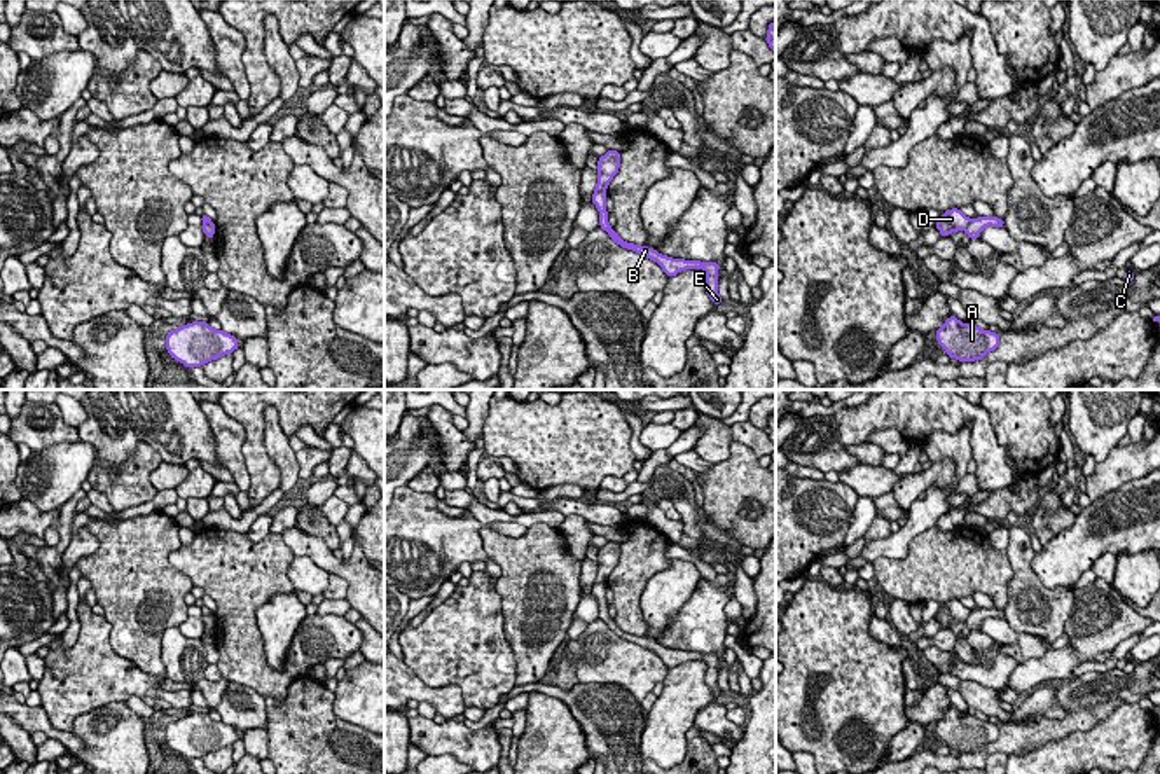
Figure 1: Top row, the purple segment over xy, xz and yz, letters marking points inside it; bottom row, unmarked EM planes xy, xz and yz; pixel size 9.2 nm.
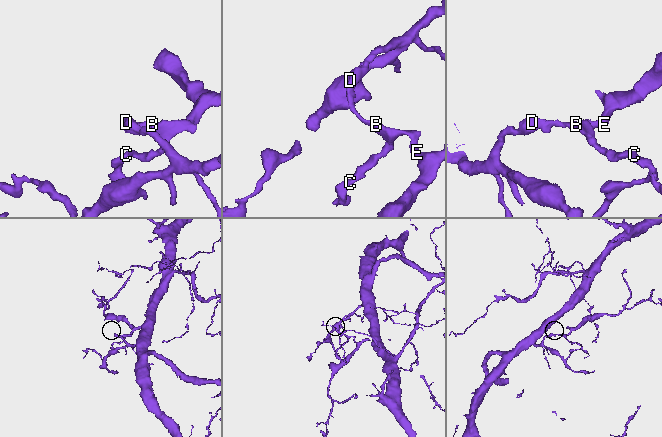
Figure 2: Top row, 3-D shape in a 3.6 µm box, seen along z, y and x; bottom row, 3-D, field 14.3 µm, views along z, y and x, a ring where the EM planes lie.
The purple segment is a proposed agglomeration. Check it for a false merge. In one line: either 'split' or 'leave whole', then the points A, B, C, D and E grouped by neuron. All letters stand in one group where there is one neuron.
split; groups A D / B C E

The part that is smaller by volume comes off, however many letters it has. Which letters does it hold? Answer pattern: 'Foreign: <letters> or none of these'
Foreign: B, C, E

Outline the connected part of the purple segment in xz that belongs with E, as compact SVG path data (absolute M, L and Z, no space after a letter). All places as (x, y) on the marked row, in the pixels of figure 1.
M594 190L592 203L597 206L597 211L599 211L599 227L603 231L606 231L610 234L610 238L617 245L620 245L620 246L624 246L627 250L632 250L632 252L636 252L636 253L657 262L669 278L676 276L678 273L687 271L687 269L704 269L706 274L708 274L708 278L706 278L706 294L711 297L715 306L723 302L723 299L718 295L718 290L716 290L718 288L718 269L720 269L720 264L716 264L716 262L701 262L701 260L673 259L673 257L666 257L666 255L659 253L653 248L634 245L634 243L627 243L608 224L606 190Z

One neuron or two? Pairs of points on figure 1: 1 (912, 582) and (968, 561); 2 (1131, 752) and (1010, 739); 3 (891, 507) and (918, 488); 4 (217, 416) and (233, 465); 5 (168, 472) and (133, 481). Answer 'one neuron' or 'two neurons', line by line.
1: one neuron
2: two neurons
3: two neurons
4: one neuron
5: two neurons

